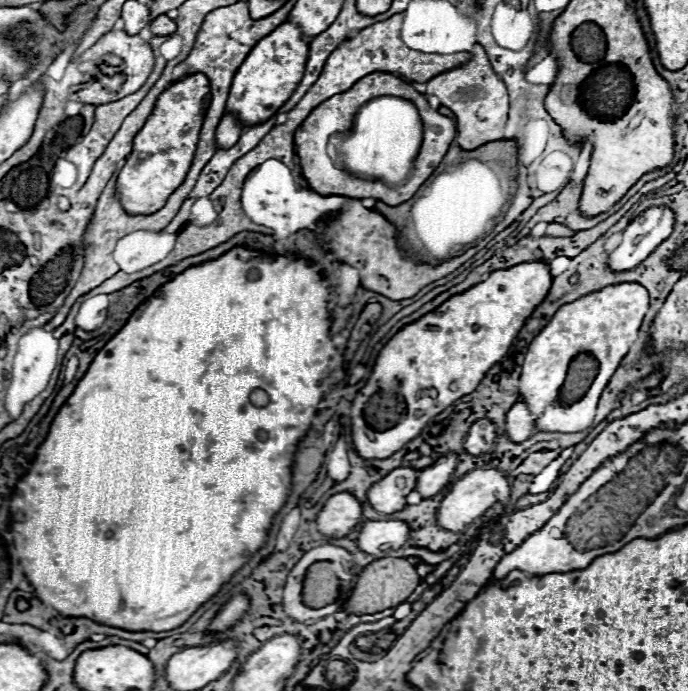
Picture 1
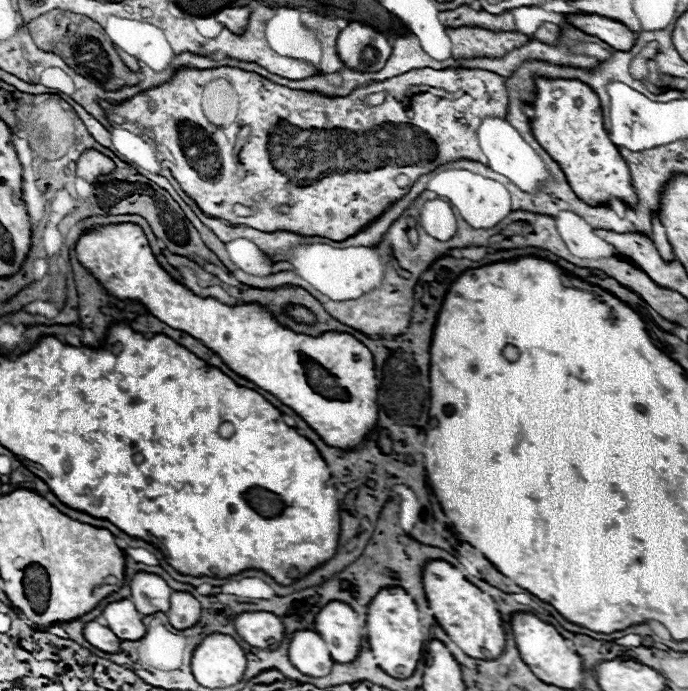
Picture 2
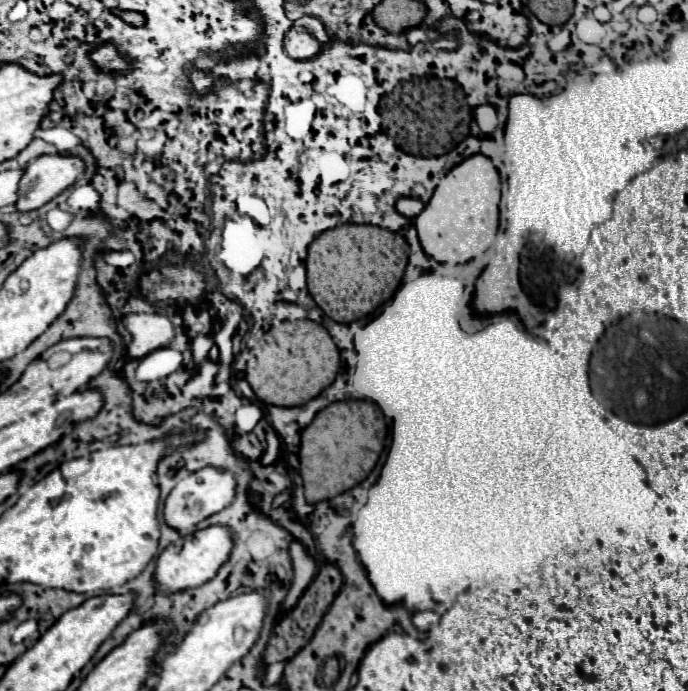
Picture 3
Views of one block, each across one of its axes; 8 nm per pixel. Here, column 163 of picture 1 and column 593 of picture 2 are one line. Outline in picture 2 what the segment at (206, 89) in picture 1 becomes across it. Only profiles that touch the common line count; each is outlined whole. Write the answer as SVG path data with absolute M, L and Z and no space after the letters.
M536 78L536 102L532 104L532 130L540 146L560 164L568 184L576 196L590 204L602 206L610 198L618 198L628 208L638 206L630 170L610 140L602 124L602 108L598 96L578 80L544 80Z

